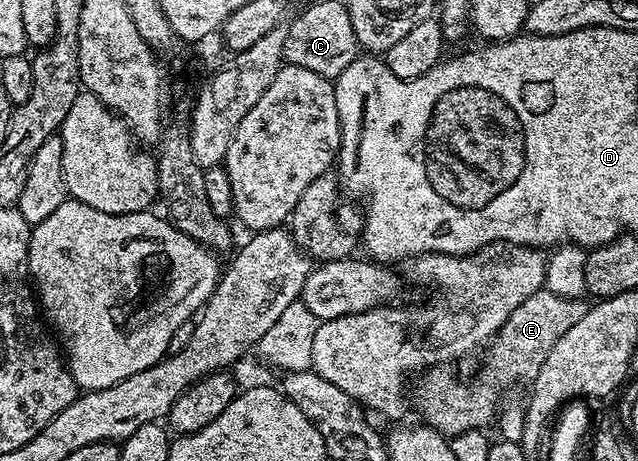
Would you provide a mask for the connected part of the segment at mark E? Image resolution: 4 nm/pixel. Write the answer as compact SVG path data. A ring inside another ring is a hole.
M545 289L533 292L529 297L525 297L525 301L521 301L521 305L517 305L517 309L513 309L513 313L509 313L509 317L505 321L505 325L501 325L501 329L496 333L495 338L491 340L486 348L487 356L483 359L483 368L479 371L479 376L471 383L471 391L463 383L455 380L455 375L446 366L428 367L414 380L415 383L415 399L423 406L423 411L427 414L425 419L426 426L432 427L434 431L440 431L444 437L450 437L457 433L465 433L468 429L487 429L496 422L497 412L501 407L503 391L510 389L514 383L530 381L534 379L535 374L541 369L541 365L545 365L545 357L549 357L549 349L553 349L553 345L557 345L557 341L561 337L565 337L565 333L569 333L569 329L573 329L573 325L577 325L577 321L581 321L581 317L585 317L588 304L583 299L570 299L569 297L561 297L557 293L549 293Z

